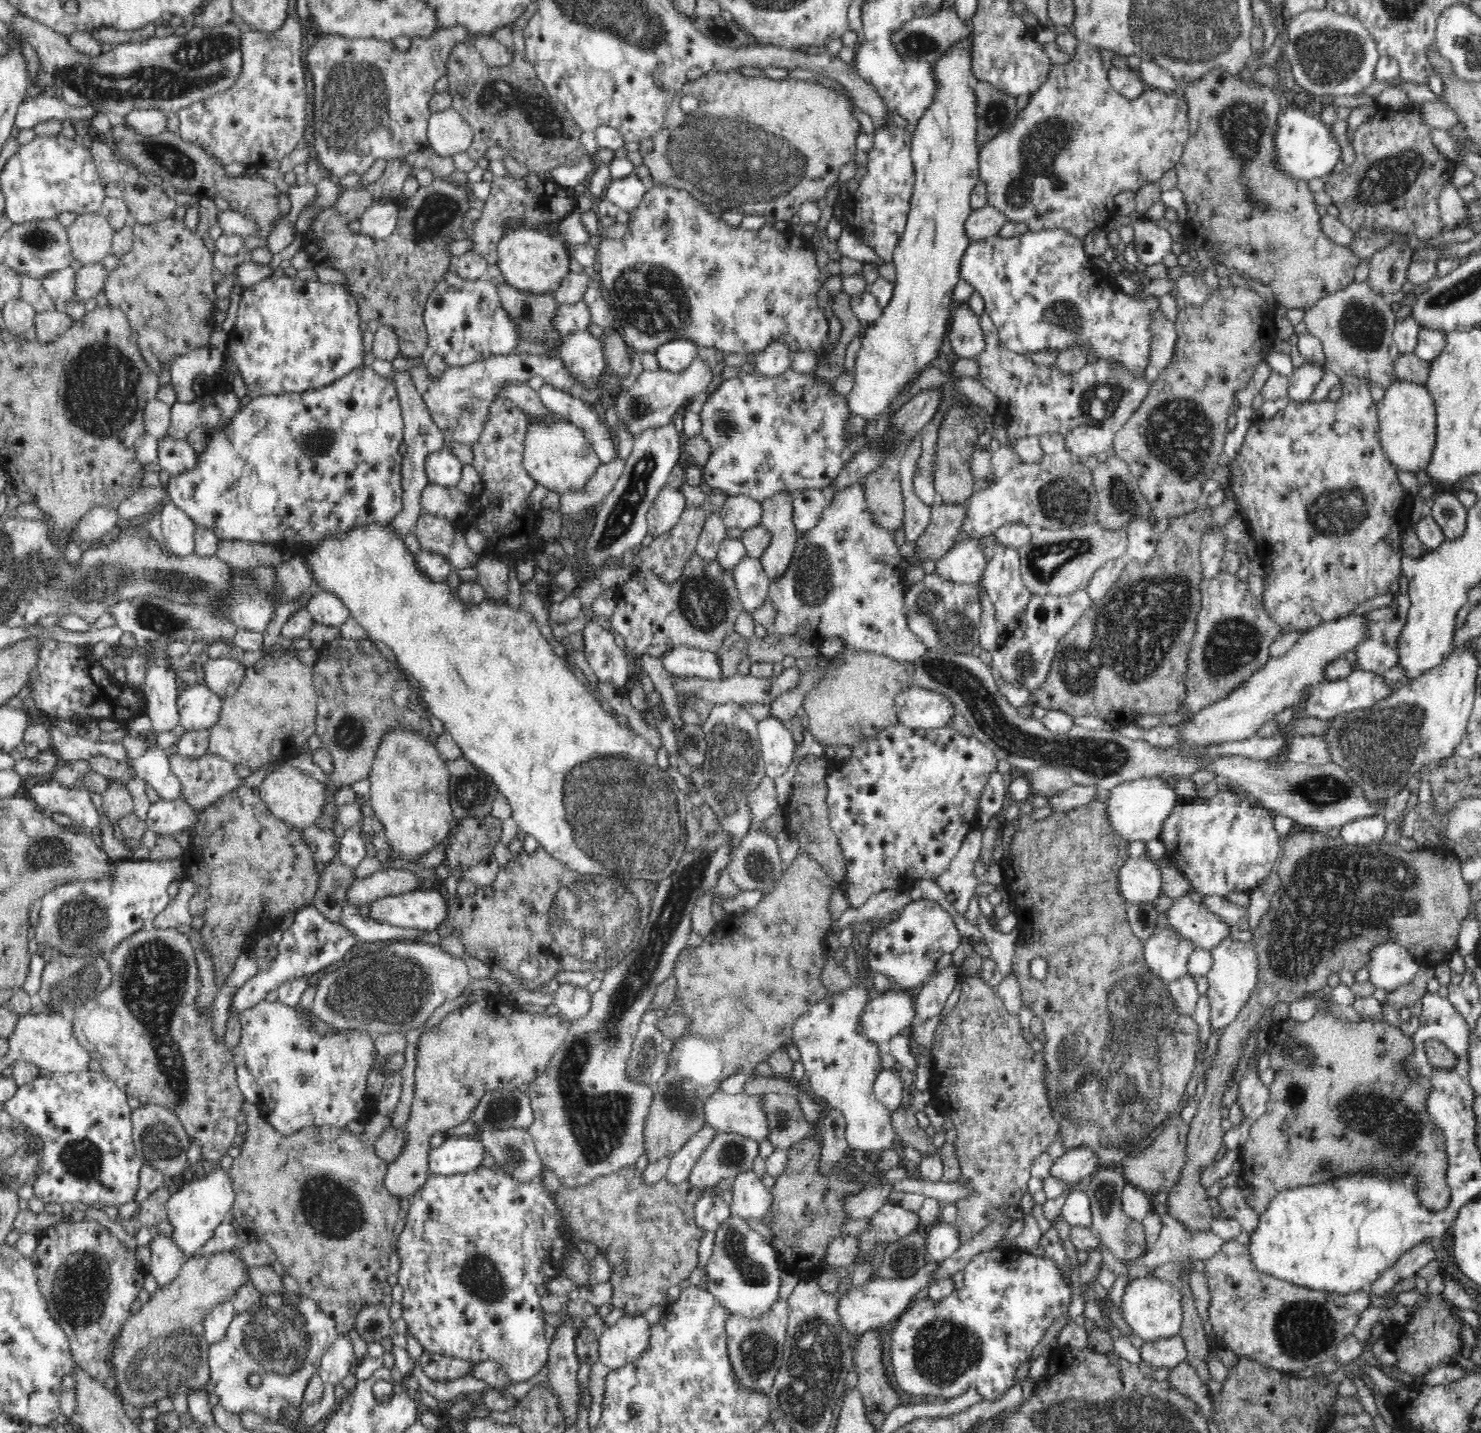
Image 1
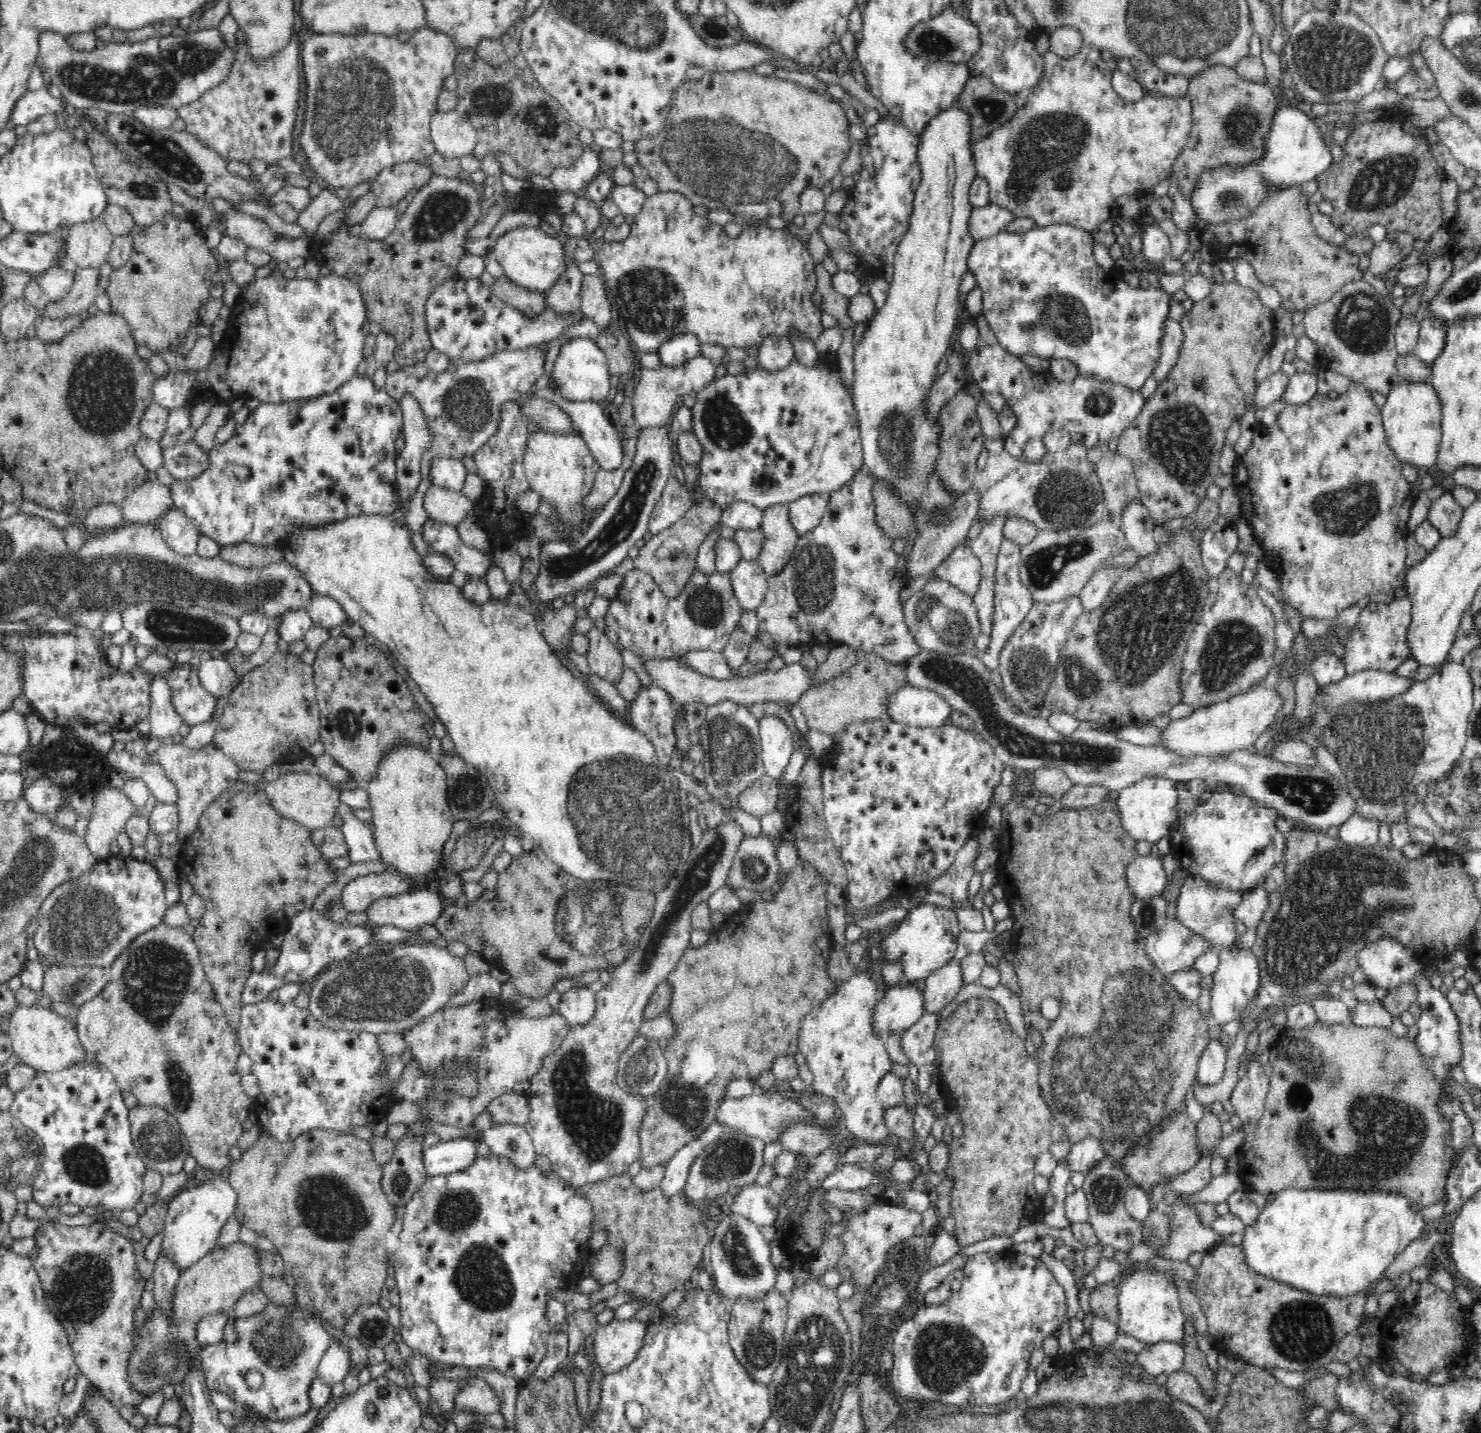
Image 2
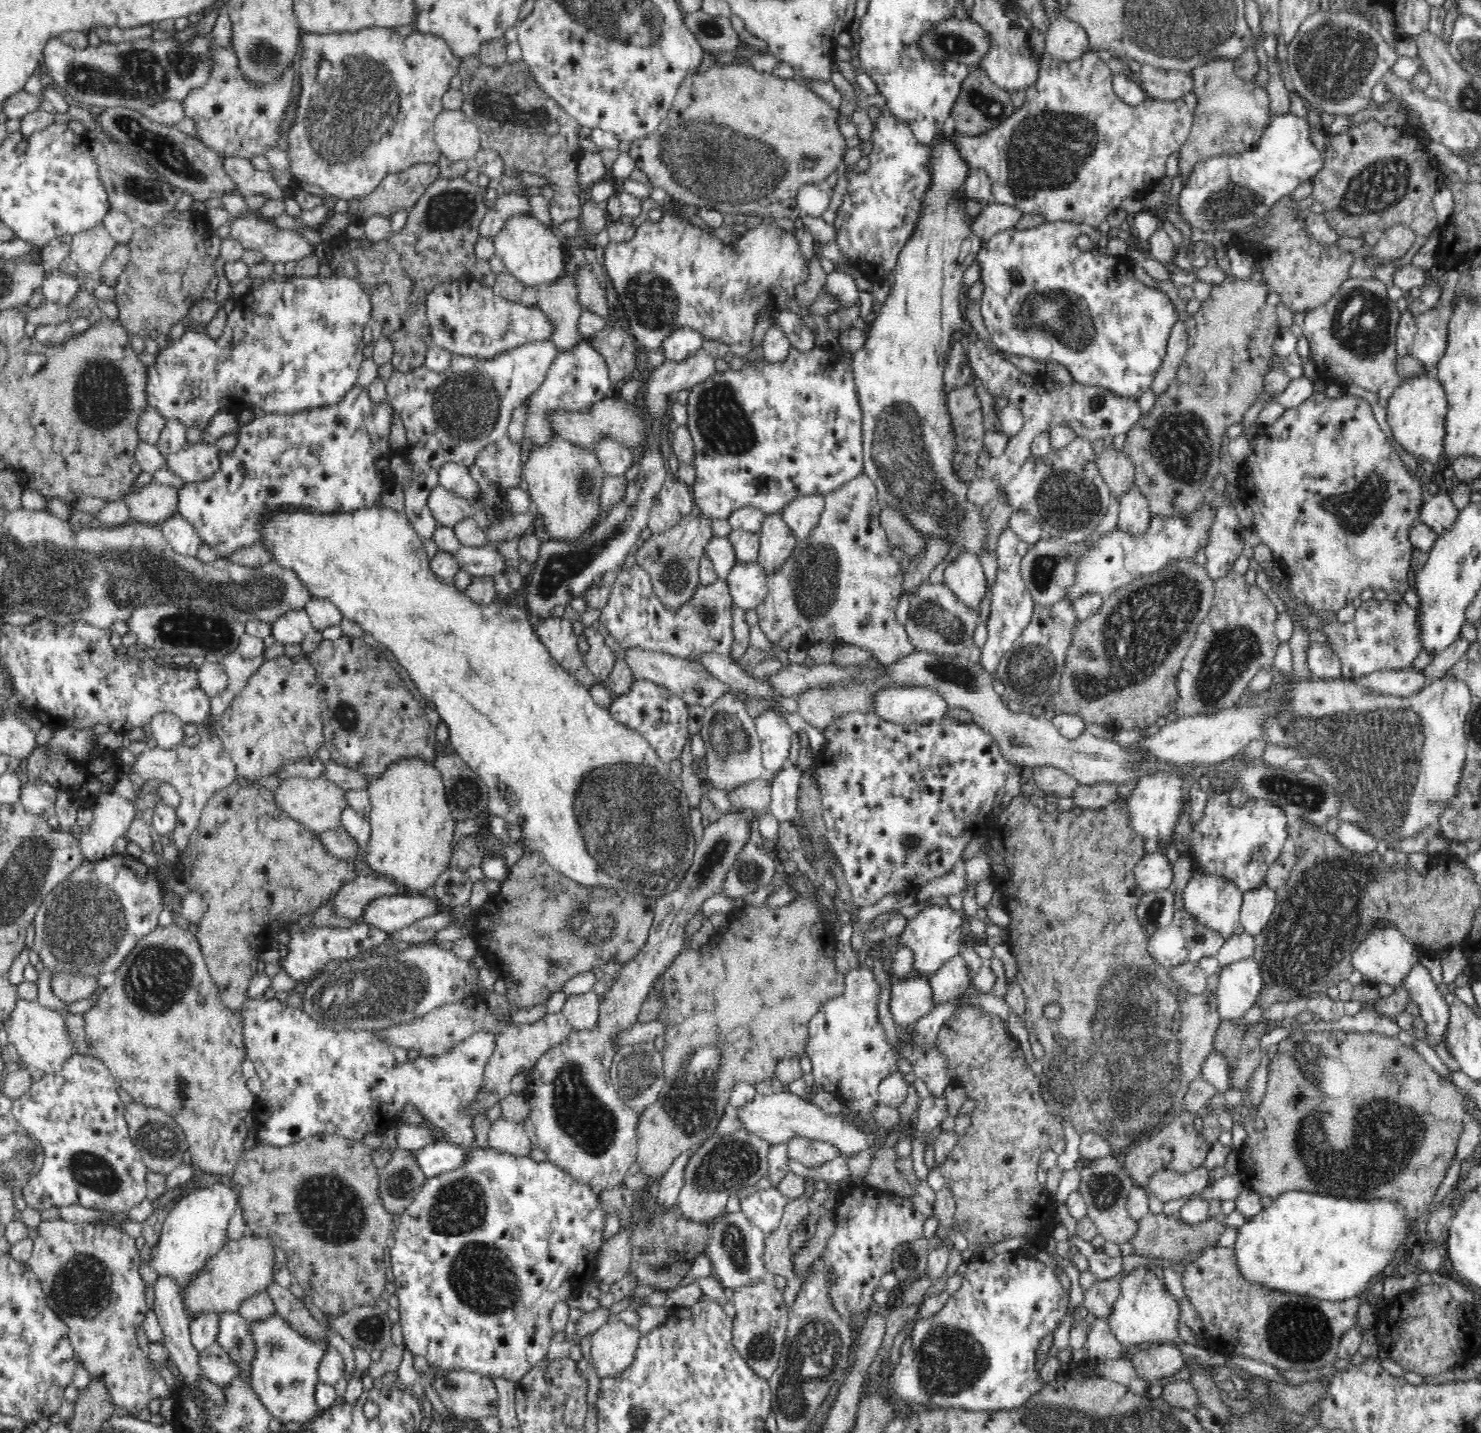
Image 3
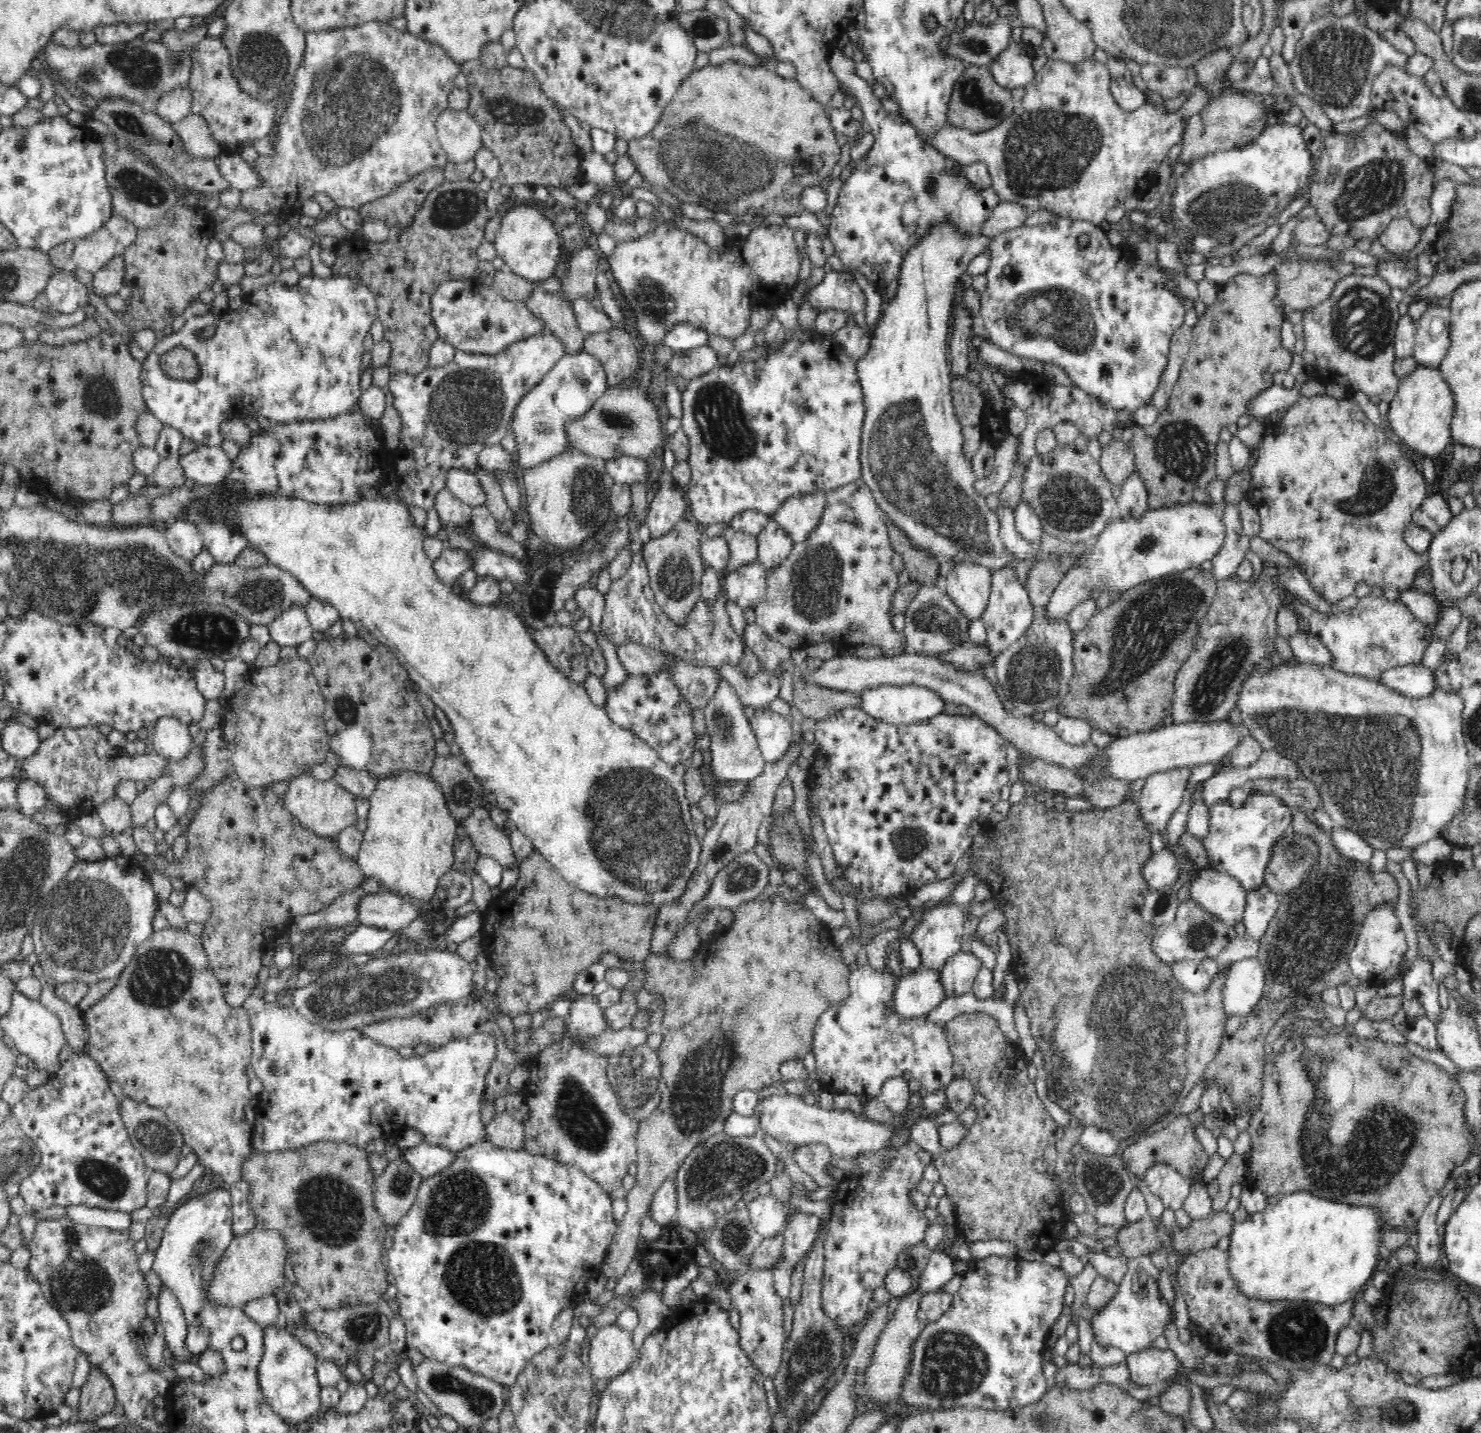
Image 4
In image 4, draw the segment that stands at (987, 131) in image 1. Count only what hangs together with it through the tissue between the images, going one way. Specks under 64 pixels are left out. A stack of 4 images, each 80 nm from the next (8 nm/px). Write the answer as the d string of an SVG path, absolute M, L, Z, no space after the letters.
M969 65L954 84L947 115L950 125L978 134L998 126L1014 110L1010 89L996 84L987 65Z

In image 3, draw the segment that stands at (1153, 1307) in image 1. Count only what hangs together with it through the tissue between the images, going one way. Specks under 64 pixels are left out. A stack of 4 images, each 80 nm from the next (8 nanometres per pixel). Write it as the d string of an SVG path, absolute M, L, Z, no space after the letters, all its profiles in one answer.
M1140 1266L1130 1272L1121 1282L1120 1294L1114 1302L1114 1312L1108 1316L1117 1340L1124 1350L1133 1349L1133 1345L1140 1347L1170 1342L1184 1355L1184 1364L1191 1360L1200 1360L1209 1368L1225 1368L1230 1363L1228 1354L1214 1353L1204 1346L1188 1344L1180 1336L1180 1307L1176 1296L1168 1290L1164 1283L1164 1272L1158 1266Z

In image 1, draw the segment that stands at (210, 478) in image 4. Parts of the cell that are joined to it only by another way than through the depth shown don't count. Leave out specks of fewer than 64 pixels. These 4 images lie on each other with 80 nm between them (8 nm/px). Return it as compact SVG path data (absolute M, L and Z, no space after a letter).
M170 435L157 439L157 463L169 476L191 469L196 459L197 453L186 439Z

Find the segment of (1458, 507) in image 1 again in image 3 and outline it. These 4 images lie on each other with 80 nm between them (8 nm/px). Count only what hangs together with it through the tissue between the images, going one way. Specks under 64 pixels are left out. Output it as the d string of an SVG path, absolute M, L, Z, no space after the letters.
M1426 496L1419 510L1418 522L1428 524L1438 535L1448 532L1454 527L1459 516L1459 511L1450 496Z

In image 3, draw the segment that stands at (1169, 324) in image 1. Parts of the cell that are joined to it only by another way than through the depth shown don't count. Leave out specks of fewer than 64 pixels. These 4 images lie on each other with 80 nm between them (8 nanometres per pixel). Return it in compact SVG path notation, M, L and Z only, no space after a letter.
M1178 321L1170 327L1164 360L1158 367L1158 372L1154 374L1151 389L1155 397L1166 391L1170 386L1187 349L1188 332L1186 332L1186 324Z

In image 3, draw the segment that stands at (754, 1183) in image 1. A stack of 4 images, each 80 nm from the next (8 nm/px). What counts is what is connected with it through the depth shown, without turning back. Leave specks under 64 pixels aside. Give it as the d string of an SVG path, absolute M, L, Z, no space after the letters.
M773 1189L748 1194L740 1200L740 1212L764 1234L778 1229L789 1199Z

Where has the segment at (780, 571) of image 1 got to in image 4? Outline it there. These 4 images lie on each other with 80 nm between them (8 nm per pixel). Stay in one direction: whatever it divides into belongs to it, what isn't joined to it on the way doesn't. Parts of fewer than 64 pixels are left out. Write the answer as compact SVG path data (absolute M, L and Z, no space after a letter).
M774 518L757 534L757 561L766 569L780 566L790 556L795 542Z

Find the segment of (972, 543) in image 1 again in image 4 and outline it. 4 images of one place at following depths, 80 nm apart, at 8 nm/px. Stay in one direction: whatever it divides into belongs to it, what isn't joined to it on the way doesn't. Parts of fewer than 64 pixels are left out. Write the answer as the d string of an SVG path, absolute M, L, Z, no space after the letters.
M958 561L946 577L948 595L970 620L982 617L991 591L991 572L972 561Z

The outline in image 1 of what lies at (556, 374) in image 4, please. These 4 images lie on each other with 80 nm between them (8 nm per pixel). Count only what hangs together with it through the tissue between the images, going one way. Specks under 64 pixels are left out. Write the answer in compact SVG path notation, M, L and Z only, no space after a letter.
M586 330L572 331L563 336L559 356L579 382L594 388L605 371L607 362L601 338Z

